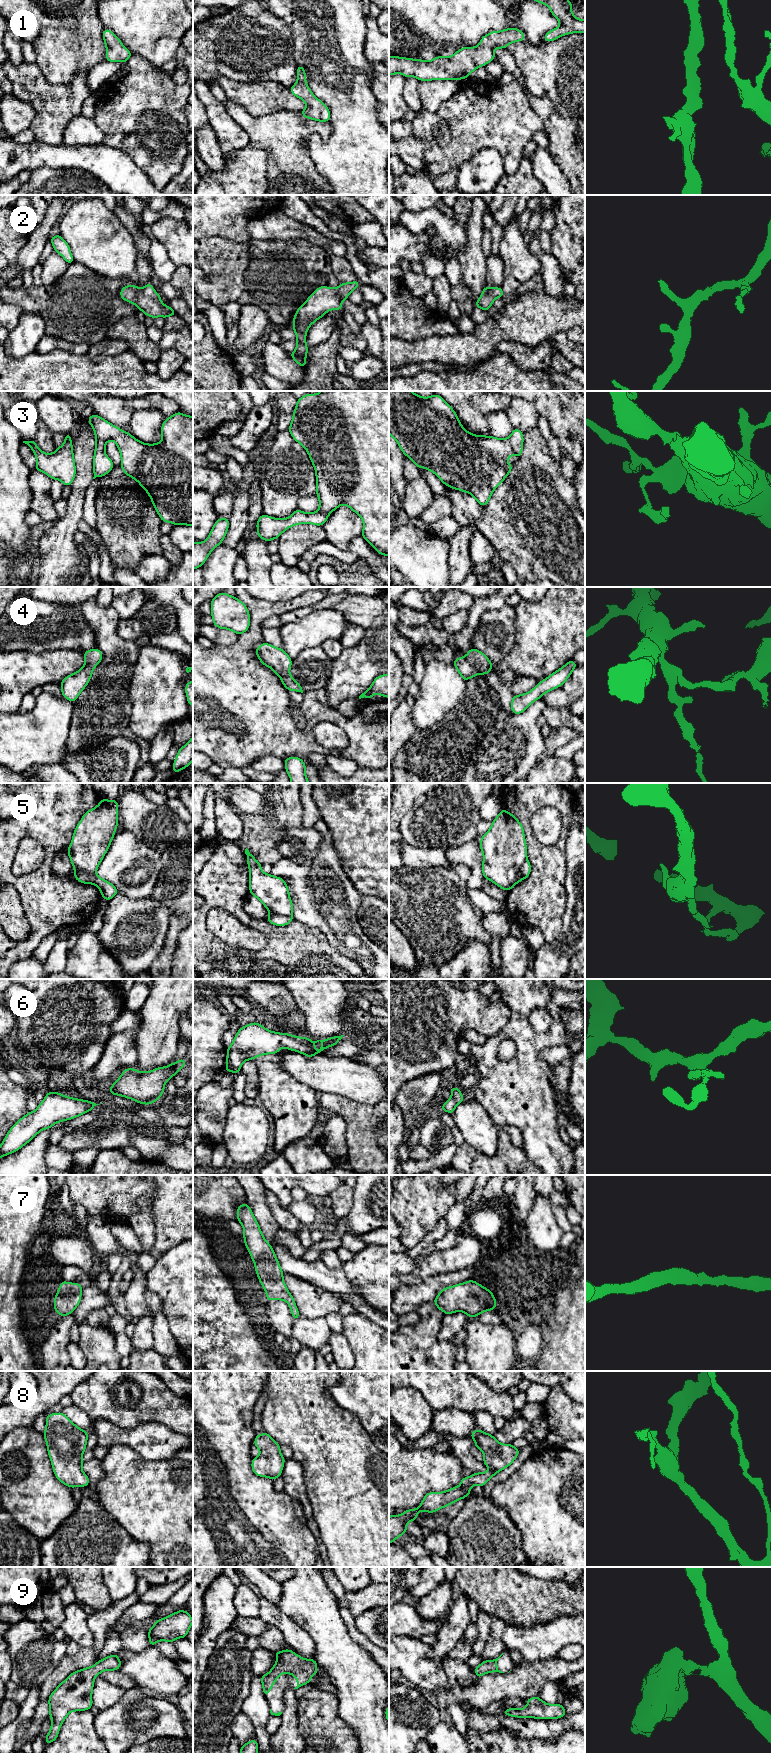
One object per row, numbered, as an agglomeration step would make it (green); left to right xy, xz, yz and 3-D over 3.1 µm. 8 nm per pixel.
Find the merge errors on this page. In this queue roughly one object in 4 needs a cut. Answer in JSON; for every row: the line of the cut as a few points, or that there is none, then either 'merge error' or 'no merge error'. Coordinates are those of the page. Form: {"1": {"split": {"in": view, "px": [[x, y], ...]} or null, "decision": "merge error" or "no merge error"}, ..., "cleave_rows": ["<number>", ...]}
{"1": {"split": null, "decision": "no merge error"}, "2": {"split": null, "decision": "no merge error"}, "3": {"split": null, "decision": "no merge error"}, "4": {"split": {"in": "yz", "px": [[465, 656], [479, 672]]}, "decision": "merge error"}, "5": {"split": {"in": "xy", "px": [[74, 868], [81, 869], [91, 877], [95, 875]]}, "decision": "merge error"}, "6": {"split": null, "decision": "no merge error"}, "7": {"split": null, "decision": "no merge error"}, "8": {"split": null, "decision": "no merge error"}, "9": {"split": null, "decision": "no merge error"}, "cleave_rows": ["4", "5"]}

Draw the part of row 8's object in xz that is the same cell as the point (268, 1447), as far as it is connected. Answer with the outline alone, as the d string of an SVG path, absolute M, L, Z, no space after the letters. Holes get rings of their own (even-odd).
M264 1432L255 1436L254 1445L260 1451L260 1455L251 1462L254 1474L276 1480L282 1474L285 1463L285 1458L280 1452L280 1444Z

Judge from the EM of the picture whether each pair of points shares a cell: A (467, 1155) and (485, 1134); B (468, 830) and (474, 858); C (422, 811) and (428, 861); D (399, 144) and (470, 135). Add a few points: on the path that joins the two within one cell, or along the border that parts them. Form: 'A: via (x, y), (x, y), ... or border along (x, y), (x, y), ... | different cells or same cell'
A: border along (464, 1142), (477, 1152) | different cells
B: border along (474, 839), (461, 844), (451, 845), (448, 848) | different cells
C: border along (404, 839), (415, 847), (445, 846), (447, 848) | different cells
D: border along (412, 135), (419, 138), (424, 144), (425, 164) | different cells

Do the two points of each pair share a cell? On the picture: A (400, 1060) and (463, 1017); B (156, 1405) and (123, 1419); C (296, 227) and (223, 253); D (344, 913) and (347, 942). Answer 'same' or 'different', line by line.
A: same
B: same
C: different
D: same

